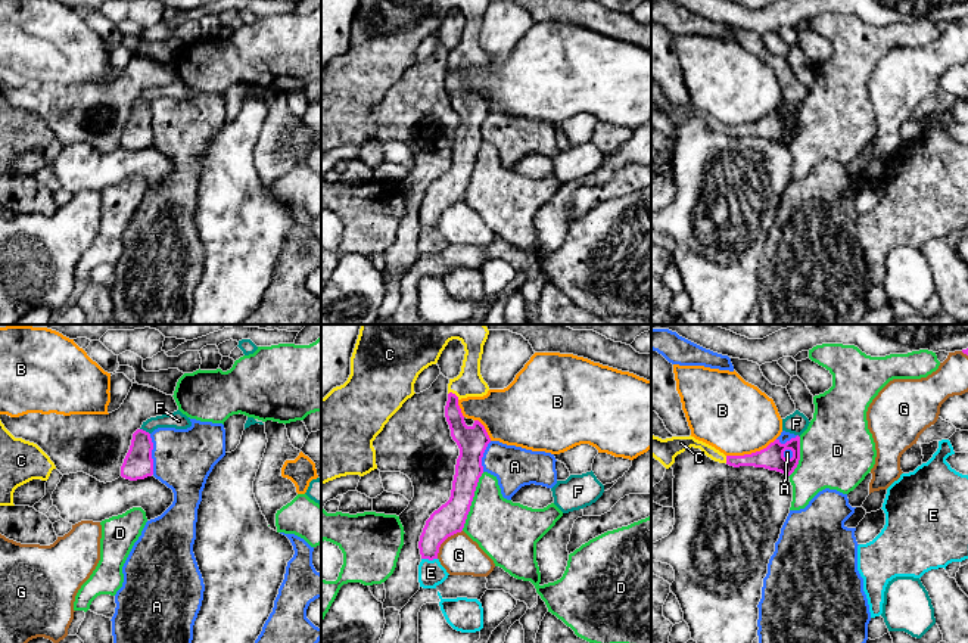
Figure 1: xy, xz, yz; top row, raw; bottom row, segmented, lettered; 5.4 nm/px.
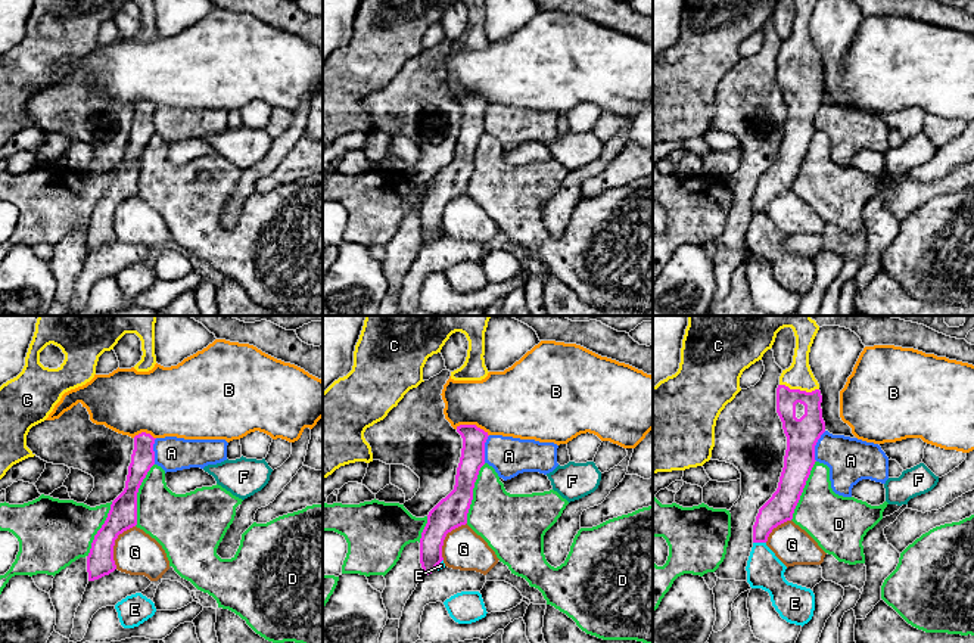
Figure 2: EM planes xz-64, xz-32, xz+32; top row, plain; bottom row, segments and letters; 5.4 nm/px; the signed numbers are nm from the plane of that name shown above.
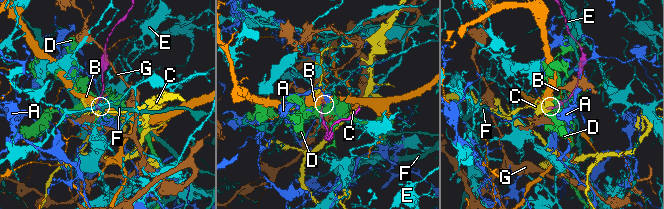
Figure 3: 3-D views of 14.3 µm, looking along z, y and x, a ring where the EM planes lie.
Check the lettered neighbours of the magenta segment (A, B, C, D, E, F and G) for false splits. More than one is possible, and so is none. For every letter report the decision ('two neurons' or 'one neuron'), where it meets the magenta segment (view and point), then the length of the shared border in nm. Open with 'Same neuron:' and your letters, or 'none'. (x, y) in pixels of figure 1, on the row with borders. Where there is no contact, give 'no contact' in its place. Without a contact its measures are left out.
Same neuron: C
A: two neurons; meets magenta in xy at (151, 454); contact 220 nm long
B: two neurons; meets magenta in yz at (752, 453); contact 280 nm long
C: one neuron; meets magenta in xz at (454, 394); contact 70 nm long
D: two neurons; meets magenta in xz at (472, 500); contact 340 nm long
E: two neurons; meets magenta in xz at (429, 559); contact 90 nm long
F: two neurons; meets magenta in xy at (145, 431); contact 70 nm long
G: two neurons; meets magenta in xz at (444, 540); contact 220 nm long

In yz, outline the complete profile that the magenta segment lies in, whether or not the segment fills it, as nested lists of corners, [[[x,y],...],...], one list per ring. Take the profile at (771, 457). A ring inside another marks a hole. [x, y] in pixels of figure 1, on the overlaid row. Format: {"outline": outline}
{"outline": [[[651,435],[651,456],[659,460],[666,469],[675,463],[675,457],[687,448],[700,448],[707,457],[715,462],[726,463],[734,468],[754,466],[769,470],[781,472],[790,476],[800,460],[800,437],[791,438],[785,444],[779,439],[771,442],[766,448],[744,454],[744,456],[725,456],[715,447],[695,439],[694,437],[672,437],[662,439]]]}

